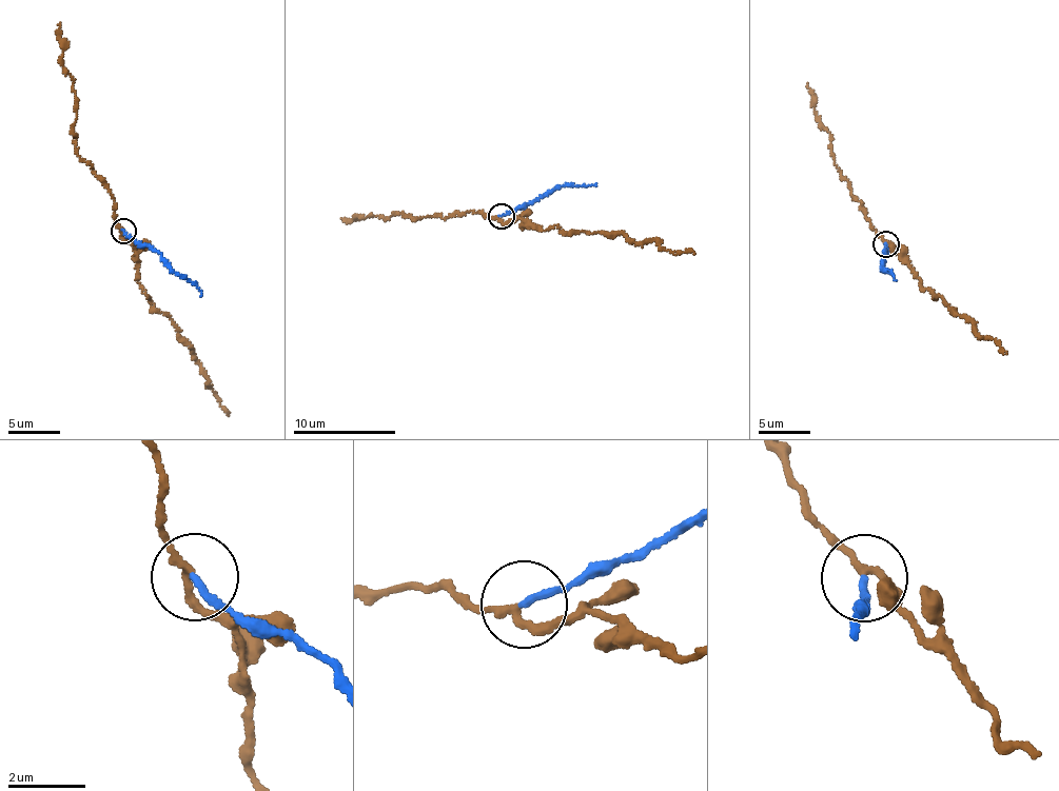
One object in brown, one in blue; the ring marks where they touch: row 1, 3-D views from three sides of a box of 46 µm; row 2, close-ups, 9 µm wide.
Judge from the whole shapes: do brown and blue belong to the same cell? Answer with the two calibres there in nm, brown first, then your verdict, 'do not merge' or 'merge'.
180 nm thick on the brown side, 180 nm on the other; do not merge

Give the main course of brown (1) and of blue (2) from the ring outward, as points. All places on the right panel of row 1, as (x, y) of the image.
1: (885, 243), (908, 264), (920, 283), (971, 320), (975, 332), (995, 341), (1006, 354)
2: (885, 243), (883, 270), (888, 270), (897, 280)

